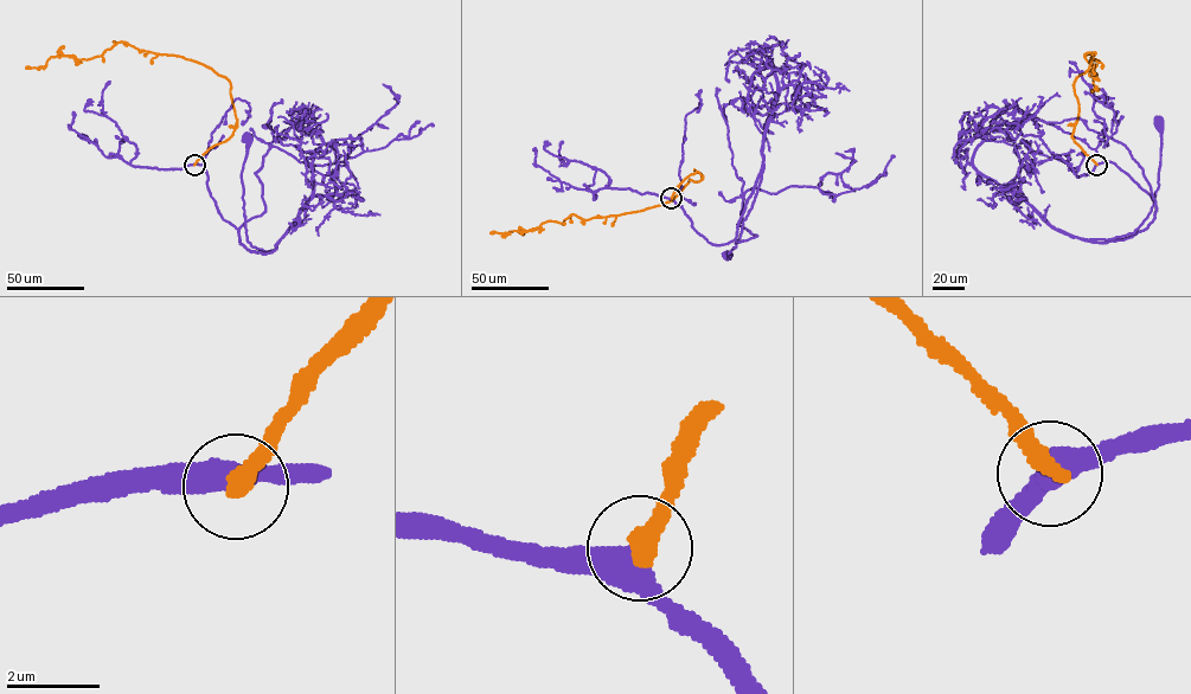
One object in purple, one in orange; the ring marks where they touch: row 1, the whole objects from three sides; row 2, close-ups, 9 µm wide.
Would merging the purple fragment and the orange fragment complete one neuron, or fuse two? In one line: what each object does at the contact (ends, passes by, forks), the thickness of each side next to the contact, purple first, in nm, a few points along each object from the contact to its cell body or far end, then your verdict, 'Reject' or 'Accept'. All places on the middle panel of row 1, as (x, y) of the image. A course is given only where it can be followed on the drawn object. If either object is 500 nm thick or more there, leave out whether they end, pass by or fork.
At the ring purple passes by. At the ring orange ends. Thickness 480 nm (purple) against 400 nm. Course of purple: (671, 198), (709, 242), (727, 244), (735, 239), (763, 164), (753, 207), (735, 246), (725, 255). Course of orange: (671, 198), (684, 179), (700, 174), (670, 201), (648, 209), (583, 219), (571, 214), (563, 224), (490, 233). Reject

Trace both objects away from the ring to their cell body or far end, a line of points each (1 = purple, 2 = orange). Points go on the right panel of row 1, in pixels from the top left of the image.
1: (1096, 165), (1113, 162), (1150, 196), (1157, 210), (1144, 230), (1087, 239), (1133, 232), (1151, 211), (1158, 121)
2: (1096, 165), (1071, 135), (1079, 110), (1074, 81), (1089, 66), (1089, 52), (1083, 56), (1093, 65), (1093, 90)

